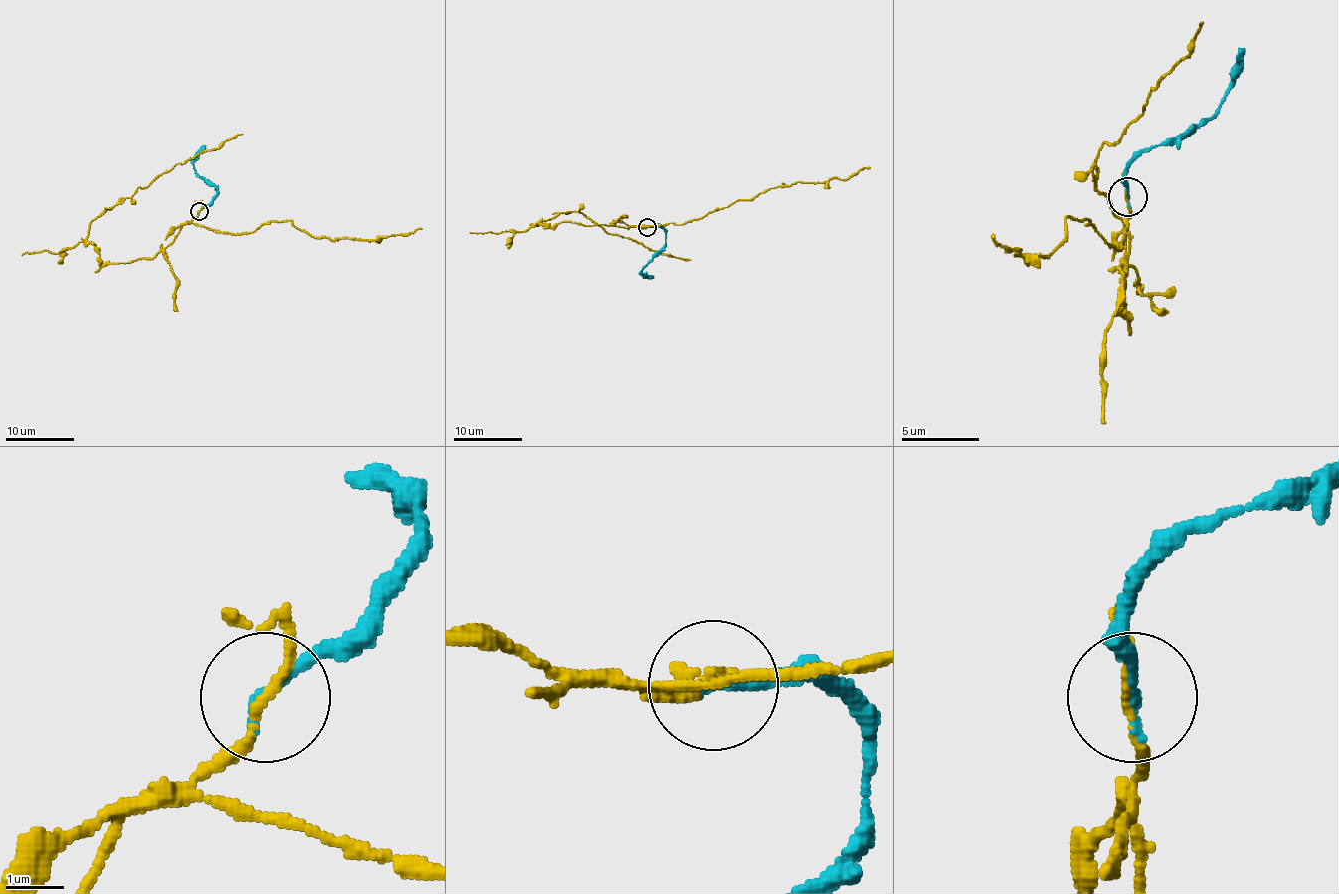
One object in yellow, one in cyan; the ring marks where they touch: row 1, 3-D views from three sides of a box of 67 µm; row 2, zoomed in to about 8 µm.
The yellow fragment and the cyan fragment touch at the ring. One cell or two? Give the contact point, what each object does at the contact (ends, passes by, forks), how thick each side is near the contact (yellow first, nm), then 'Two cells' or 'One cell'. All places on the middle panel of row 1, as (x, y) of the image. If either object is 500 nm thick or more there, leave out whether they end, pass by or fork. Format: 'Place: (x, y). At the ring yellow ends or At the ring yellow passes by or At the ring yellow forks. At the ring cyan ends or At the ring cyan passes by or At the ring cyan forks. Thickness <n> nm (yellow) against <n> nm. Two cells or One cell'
Place: (647, 227). At the ring yellow passes by. At the ring cyan ends. Thickness 120 nm (yellow) against 200 nm. Two cells

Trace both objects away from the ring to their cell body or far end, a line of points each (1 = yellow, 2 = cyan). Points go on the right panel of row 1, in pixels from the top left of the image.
1: (1128, 197), (1117, 314), (1128, 314), (1124, 224), (1093, 182), (1093, 158), (1144, 111), (1202, 22)
2: (1128, 197), (1124, 174), (1140, 154), (1187, 139), (1222, 100), (1241, 49)

